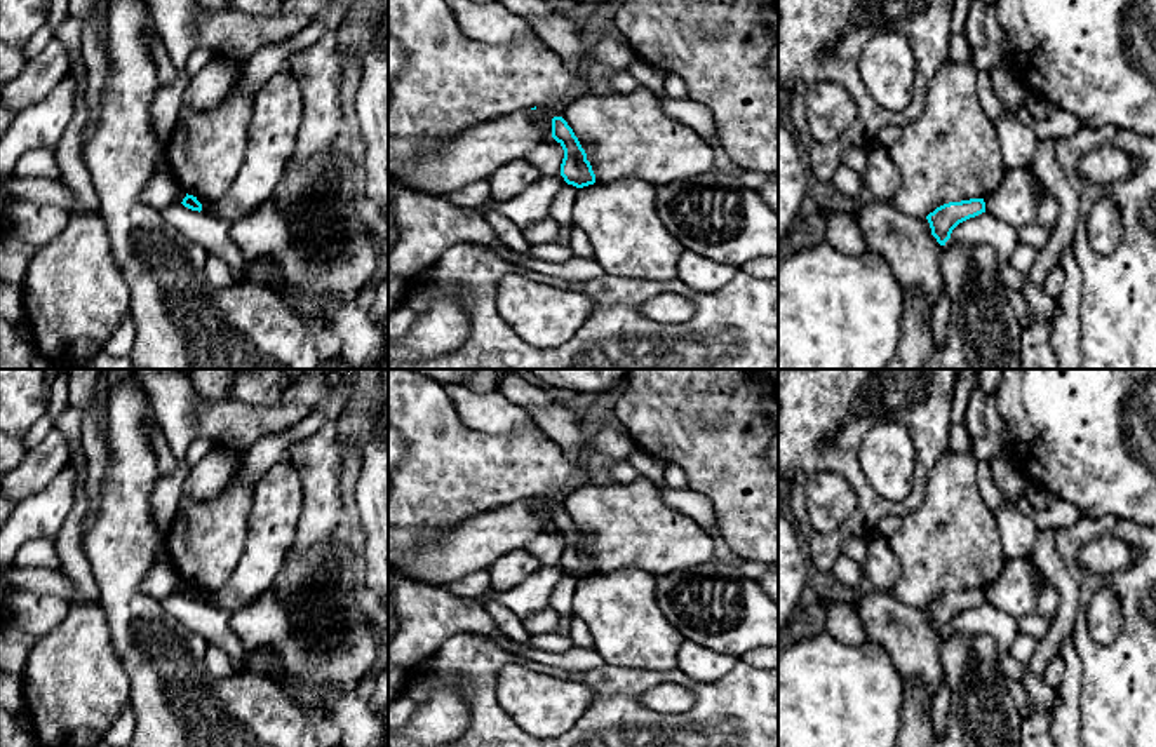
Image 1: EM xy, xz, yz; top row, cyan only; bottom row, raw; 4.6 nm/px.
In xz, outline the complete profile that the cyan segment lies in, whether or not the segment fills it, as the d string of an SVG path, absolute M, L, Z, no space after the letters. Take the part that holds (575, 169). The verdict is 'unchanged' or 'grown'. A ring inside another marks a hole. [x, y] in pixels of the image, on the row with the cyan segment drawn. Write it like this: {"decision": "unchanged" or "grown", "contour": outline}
{"decision": "unchanged", "contour": "M562 117L552 118L552 138L564 150L564 158L561 164L561 176L564 178L564 181L576 188L594 185L595 174L590 162L587 160L587 153L575 136L573 129Z"}

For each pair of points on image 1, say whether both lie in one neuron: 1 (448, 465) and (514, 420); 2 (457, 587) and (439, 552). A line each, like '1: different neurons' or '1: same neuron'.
1: different neurons
2: different neurons

